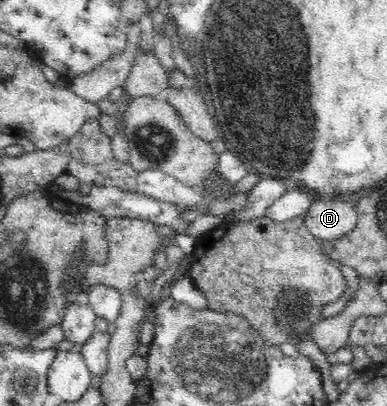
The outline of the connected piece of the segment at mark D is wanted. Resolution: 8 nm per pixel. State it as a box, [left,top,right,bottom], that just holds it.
[304,196,357,243]

